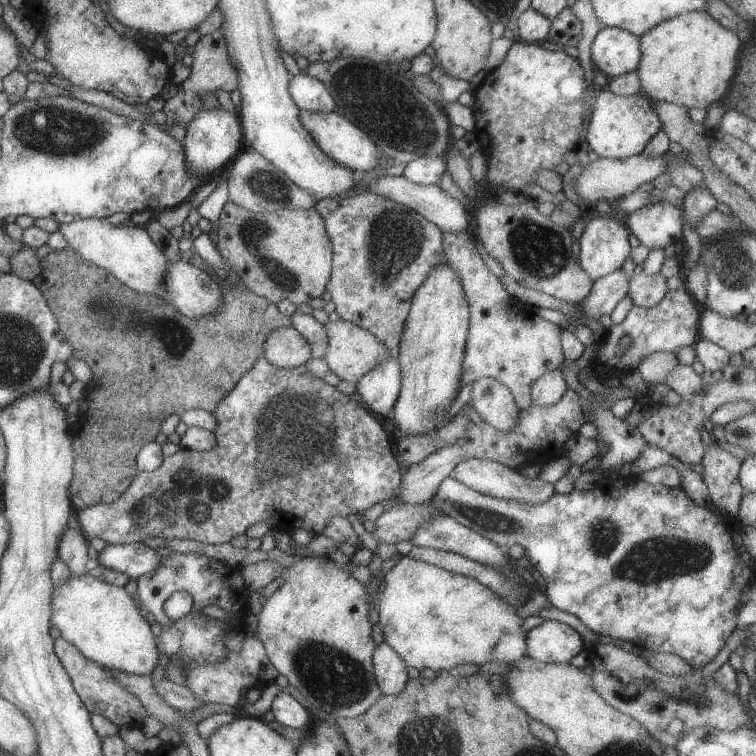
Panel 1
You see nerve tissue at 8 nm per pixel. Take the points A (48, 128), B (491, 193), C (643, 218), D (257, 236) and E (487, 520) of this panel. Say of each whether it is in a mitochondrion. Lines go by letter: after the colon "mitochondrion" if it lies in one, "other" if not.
A: mitochondrion
B: other
C: other
D: mitochondrion
E: mitochondrion

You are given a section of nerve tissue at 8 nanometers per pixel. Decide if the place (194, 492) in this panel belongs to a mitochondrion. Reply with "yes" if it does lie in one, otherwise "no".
yes

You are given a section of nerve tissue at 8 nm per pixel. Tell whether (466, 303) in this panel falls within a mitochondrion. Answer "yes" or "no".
no

